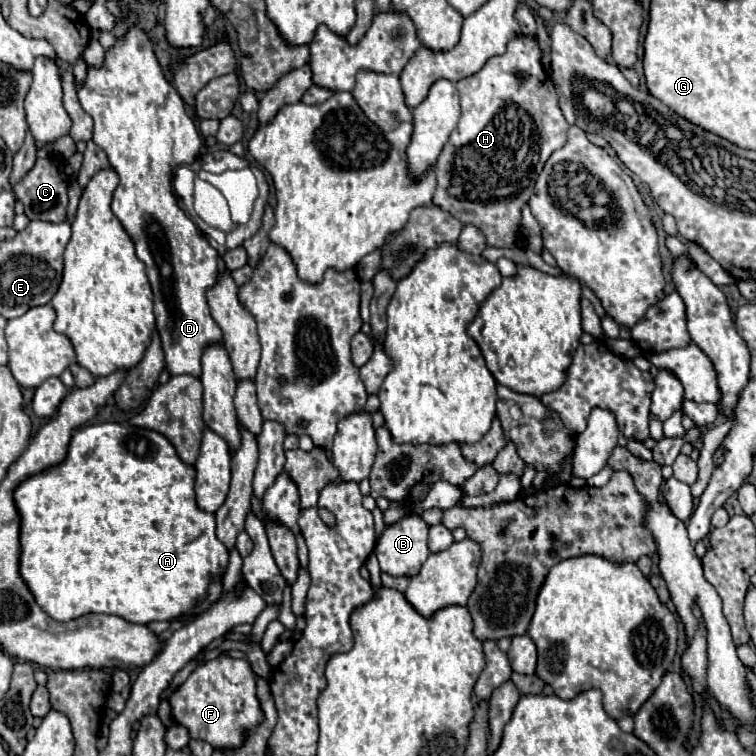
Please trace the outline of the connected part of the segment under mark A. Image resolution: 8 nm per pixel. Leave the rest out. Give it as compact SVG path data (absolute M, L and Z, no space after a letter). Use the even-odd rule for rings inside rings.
M99 423L87 425L73 433L69 443L67 457L61 465L49 467L47 471L25 479L13 493L17 511L21 515L21 559L19 571L25 583L29 585L31 593L35 595L37 603L57 621L71 621L87 613L111 613L119 615L131 623L151 623L151 621L173 621L185 615L189 609L195 607L197 601L207 597L207 589L213 581L221 581L227 563L229 551L215 535L215 515L207 513L197 507L195 491L191 479L195 477L195 467L187 465L179 459L171 441L151 429L133 427L133 425L119 425L119 423Z

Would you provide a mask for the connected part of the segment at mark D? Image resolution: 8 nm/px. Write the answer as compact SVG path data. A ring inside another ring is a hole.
M137 25L129 27L121 37L115 37L115 45L105 51L105 61L101 67L87 69L87 77L79 87L79 101L95 121L93 141L105 149L111 167L119 175L119 185L113 193L111 207L133 239L137 257L147 267L147 277L155 295L155 325L161 335L167 369L171 375L189 373L199 377L203 347L221 341L221 329L211 317L205 297L205 289L217 281L219 263L217 251L209 245L207 237L197 229L193 219L187 217L187 213L181 209L177 195L173 193L171 177L175 167L189 165L197 159L203 139L197 133L193 119L185 113L185 103L177 89L165 79L165 73L153 51L153 43Z

